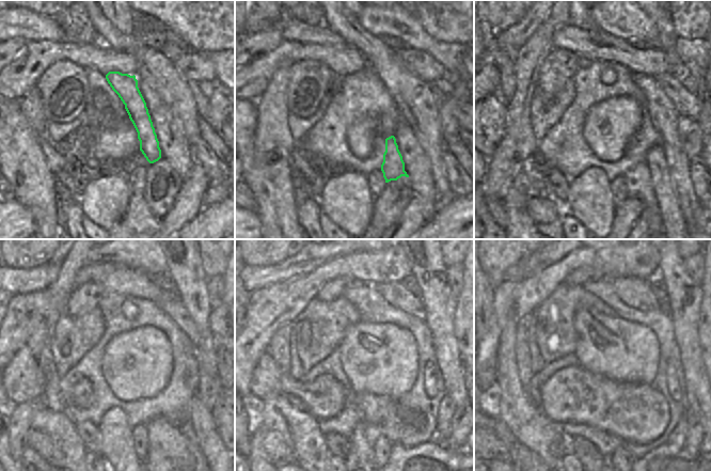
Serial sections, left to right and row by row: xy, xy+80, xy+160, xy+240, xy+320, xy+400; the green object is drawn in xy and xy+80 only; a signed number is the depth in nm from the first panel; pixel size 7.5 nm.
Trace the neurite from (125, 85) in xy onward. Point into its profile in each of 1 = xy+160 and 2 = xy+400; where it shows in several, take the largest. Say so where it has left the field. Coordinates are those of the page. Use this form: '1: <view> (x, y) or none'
1: xy+160 (637, 181)
2: xy+400 (673, 456)

